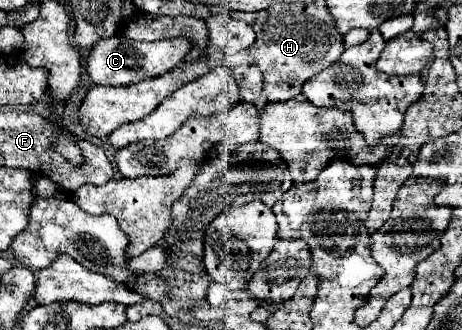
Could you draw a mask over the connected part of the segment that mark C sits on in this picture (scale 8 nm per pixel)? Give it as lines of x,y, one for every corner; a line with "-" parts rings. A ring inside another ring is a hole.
114,35
110,39
98,41
92,47
92,51
88,55
86,73
90,75
90,79
96,85
112,85
112,87
134,85
134,83
140,83
150,77
158,77
158,75
174,69
188,51
190,51
190,41
184,37
162,39
156,43
138,43
138,41
130,41
128,37

